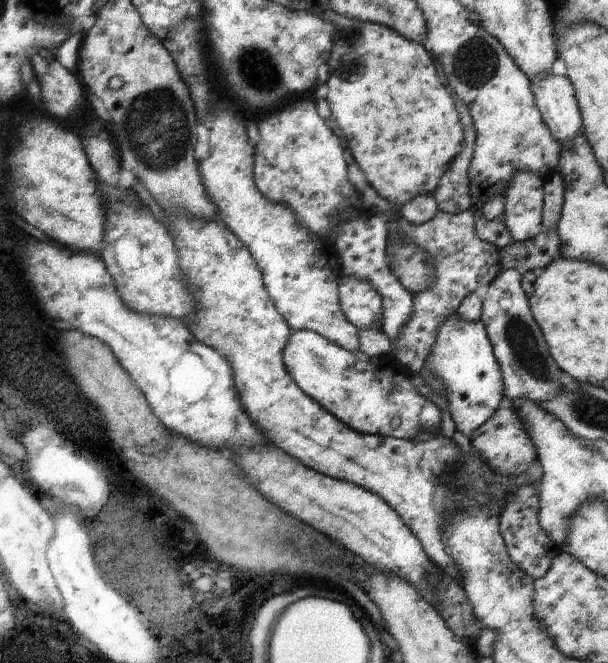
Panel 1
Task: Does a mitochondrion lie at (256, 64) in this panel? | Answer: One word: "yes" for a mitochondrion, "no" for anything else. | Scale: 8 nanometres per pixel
yes

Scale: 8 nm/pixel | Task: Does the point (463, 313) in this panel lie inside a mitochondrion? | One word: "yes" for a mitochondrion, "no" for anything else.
no

